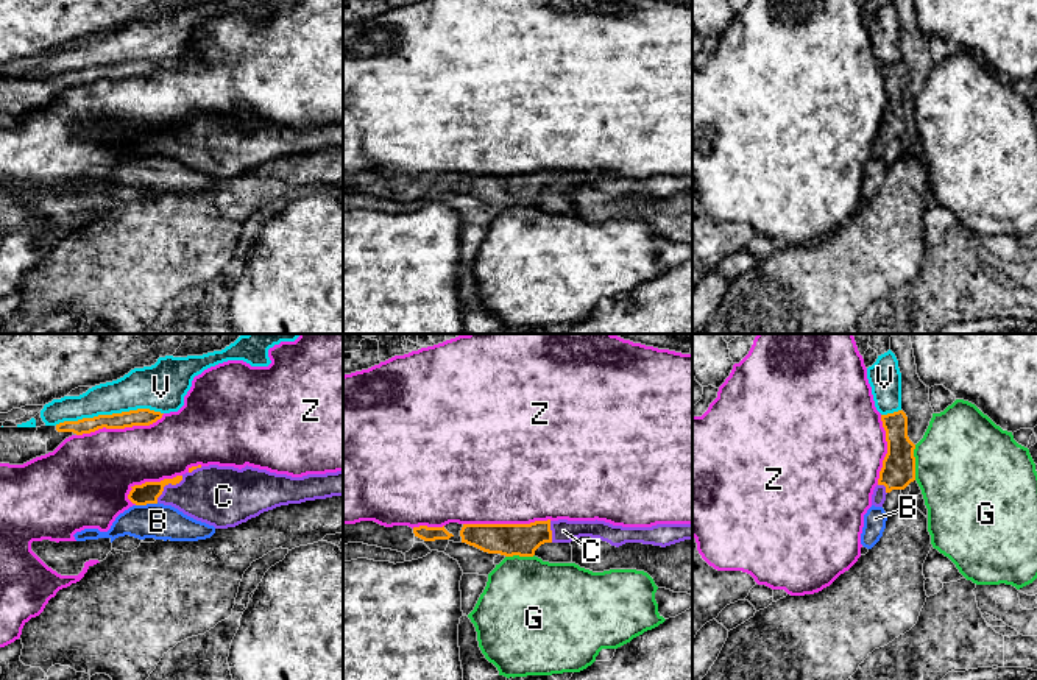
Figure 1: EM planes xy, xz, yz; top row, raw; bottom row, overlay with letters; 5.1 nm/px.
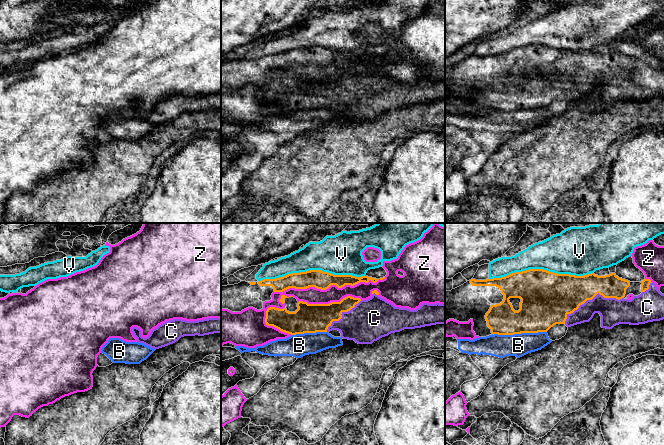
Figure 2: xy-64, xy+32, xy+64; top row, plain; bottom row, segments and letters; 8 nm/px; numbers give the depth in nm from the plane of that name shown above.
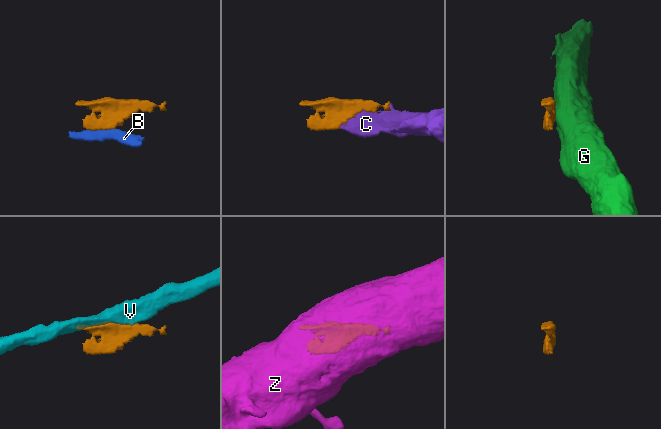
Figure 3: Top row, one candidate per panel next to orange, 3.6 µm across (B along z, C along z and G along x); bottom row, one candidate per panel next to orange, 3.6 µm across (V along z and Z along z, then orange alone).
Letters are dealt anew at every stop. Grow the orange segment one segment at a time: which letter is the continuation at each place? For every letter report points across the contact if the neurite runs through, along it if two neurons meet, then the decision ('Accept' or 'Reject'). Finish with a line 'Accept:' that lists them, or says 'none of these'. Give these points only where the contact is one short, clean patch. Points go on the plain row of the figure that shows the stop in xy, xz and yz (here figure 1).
B: Boundary: xy (158, 153), (136, 156). Reject
C: Accept
G: Reject
V: Reject
Z: Reject
Accept: C

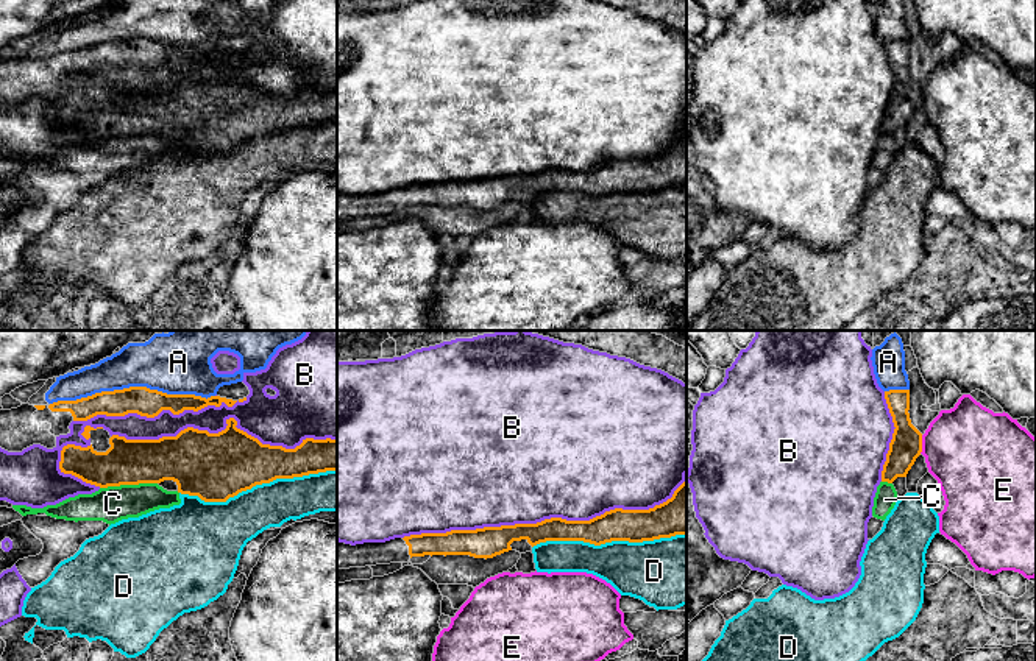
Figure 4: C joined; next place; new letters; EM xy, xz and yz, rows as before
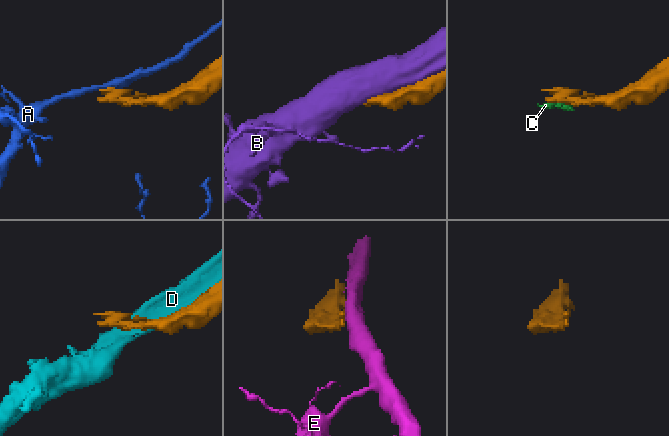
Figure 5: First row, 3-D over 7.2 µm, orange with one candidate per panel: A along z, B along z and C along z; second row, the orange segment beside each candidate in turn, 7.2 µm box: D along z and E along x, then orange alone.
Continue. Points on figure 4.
A: Reject
B: Reject
C: Boundary: xy (156, 133), (120, 134), (100, 139). Reject
D: Reject
E: Reject
Accept: none of these

